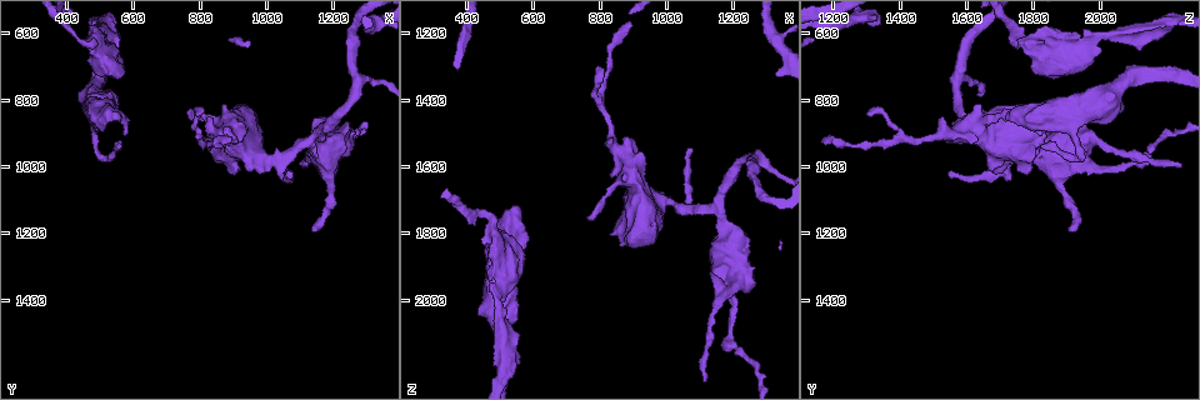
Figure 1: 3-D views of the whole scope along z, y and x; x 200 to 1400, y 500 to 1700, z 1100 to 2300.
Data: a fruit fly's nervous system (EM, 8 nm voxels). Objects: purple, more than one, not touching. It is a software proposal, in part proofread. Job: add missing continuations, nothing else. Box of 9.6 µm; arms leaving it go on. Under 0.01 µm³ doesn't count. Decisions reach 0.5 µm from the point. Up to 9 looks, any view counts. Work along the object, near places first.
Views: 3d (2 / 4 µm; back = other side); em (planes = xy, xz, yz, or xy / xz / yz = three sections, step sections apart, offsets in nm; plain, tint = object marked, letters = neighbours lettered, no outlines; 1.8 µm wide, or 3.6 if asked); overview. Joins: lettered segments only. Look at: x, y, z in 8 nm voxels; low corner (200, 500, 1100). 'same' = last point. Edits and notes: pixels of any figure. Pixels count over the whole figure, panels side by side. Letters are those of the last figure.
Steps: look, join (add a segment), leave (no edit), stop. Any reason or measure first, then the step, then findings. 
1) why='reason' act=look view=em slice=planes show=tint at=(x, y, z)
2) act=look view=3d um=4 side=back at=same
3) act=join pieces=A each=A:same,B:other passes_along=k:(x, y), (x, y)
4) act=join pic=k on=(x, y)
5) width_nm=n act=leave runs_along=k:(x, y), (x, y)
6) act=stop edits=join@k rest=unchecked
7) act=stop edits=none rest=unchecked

why='free end' act=look view=em slice=planes show=letters at=(540, 640, 2120)

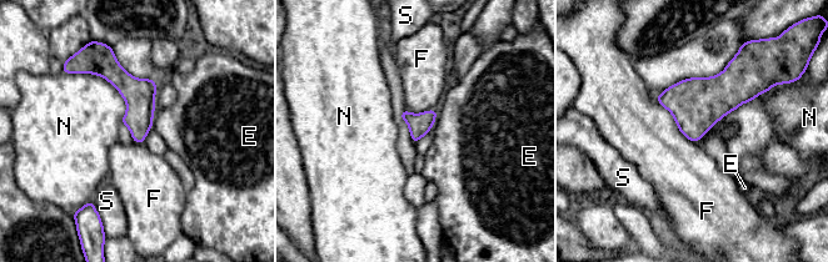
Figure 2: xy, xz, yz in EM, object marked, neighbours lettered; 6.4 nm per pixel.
act=leave each=E:other,F:other,N:other,S:other runs_along=2:(109, 60), (139, 97), (140, 140) found='none of them fits'

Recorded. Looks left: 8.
why='stops while still wide' act=look view=3d um=2 at=(570, 850, 1850)

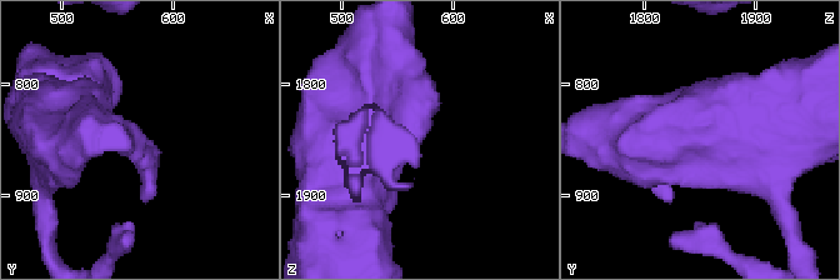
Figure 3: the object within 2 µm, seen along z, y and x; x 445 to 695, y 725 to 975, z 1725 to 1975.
act=look view=em slice=xy step=4 show=letters at=(572, 850, 1846)

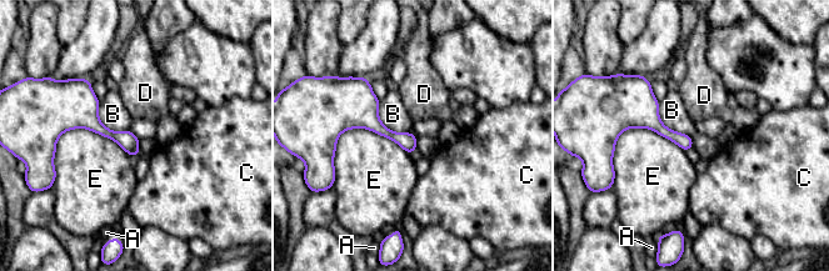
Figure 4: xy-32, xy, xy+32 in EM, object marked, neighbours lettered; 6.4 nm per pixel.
why='cut it another way' act=look view=em slice=planes show=letters at=same

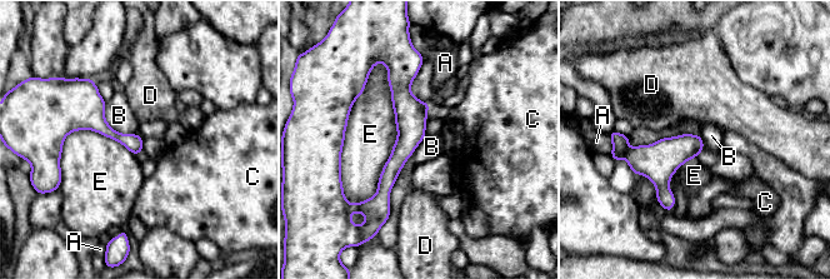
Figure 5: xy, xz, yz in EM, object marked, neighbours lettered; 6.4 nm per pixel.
longest_contact=E:900nm act=leave each=A:other,B:other,C:other,D:other,E:other border=5:(105, 101), (105, 120), (138, 135) found='none of them fits'

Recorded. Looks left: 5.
why='three-way junction' act=look view=3d um=2 side=back at=(1130, 920, 1720)

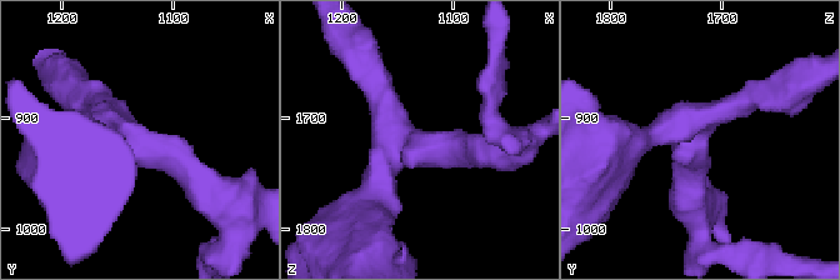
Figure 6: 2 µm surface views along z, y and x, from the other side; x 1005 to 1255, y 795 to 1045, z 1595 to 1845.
why='shape alone is not enough' act=look view=em slice=planes show=tint at=(1124, 924, 1728)

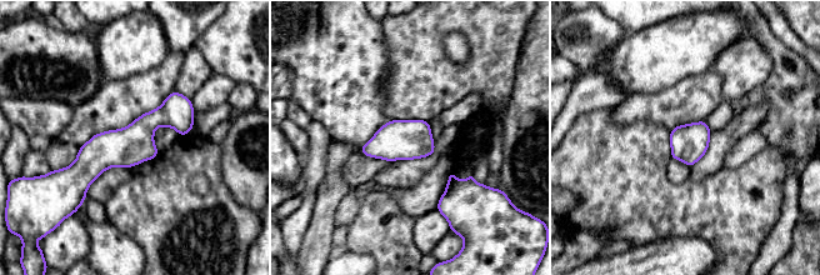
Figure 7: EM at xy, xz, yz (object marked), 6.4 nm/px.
act=look view=em slice=planes show=letters at=same

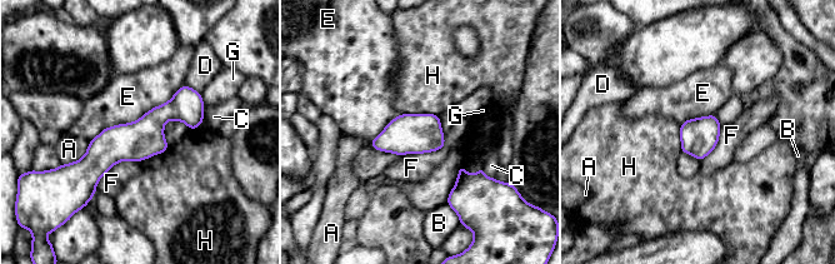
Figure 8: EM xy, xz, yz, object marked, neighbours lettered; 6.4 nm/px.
act=leave each=A:other,B:other,C:other,D:other,E:other,F:other,G:other,H:other found='none of them fits'

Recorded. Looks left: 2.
why='free end' act=look view=em slice=yz step=16 show=letters at=(1070, 1030, 1550)

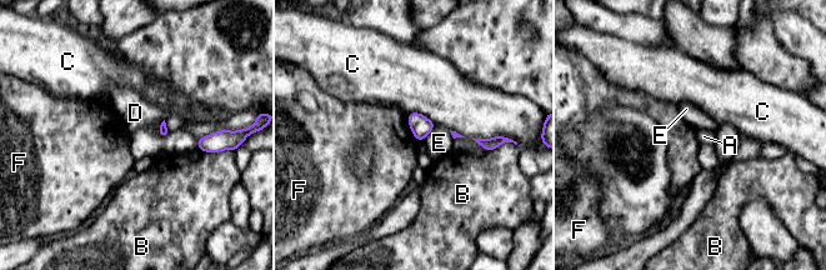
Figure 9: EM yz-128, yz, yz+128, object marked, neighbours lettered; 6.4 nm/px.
longest_contact=C:200nm act=leave each=A:other,B:other,C:other,D:other,E:other,F:other found='none of them fits'

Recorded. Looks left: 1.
act=stop edits=none rest=unchecked

